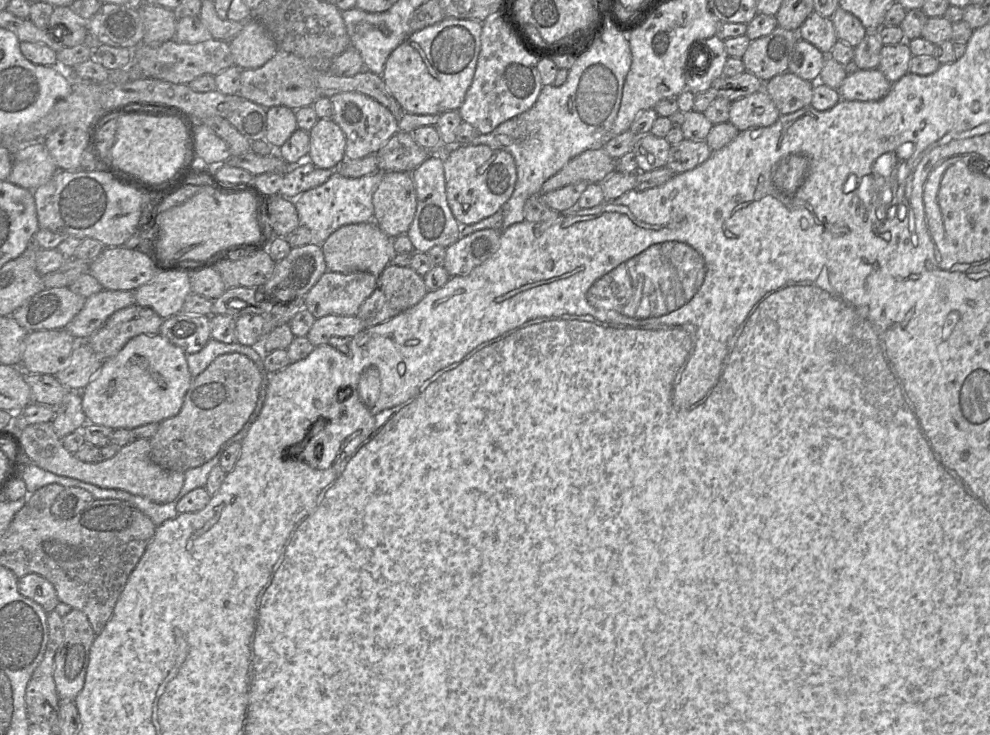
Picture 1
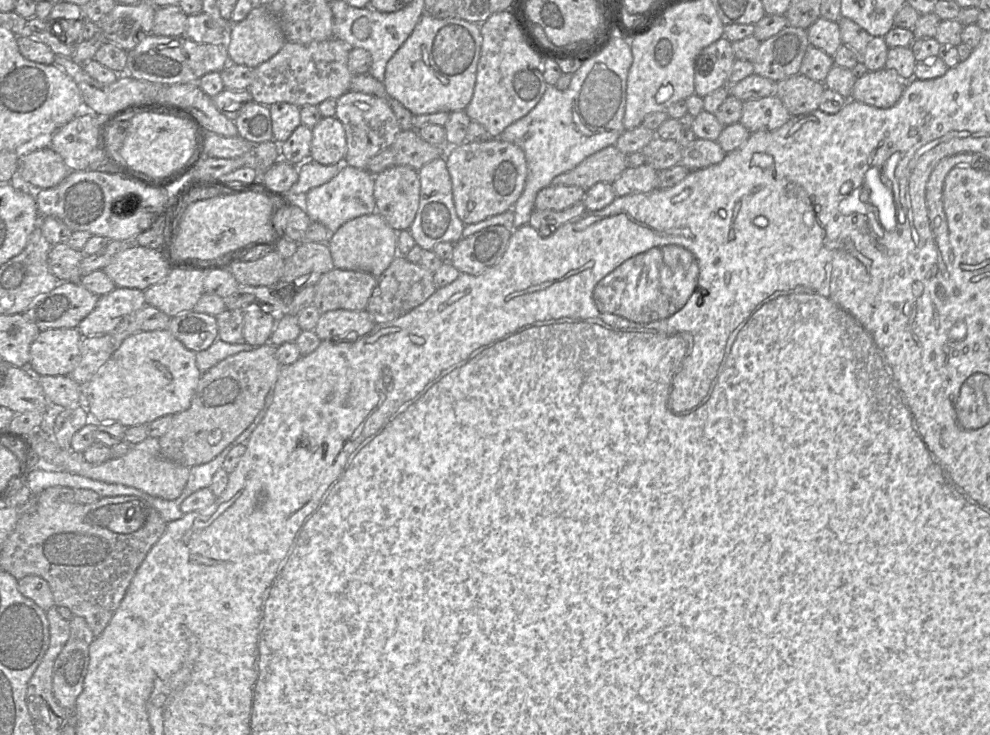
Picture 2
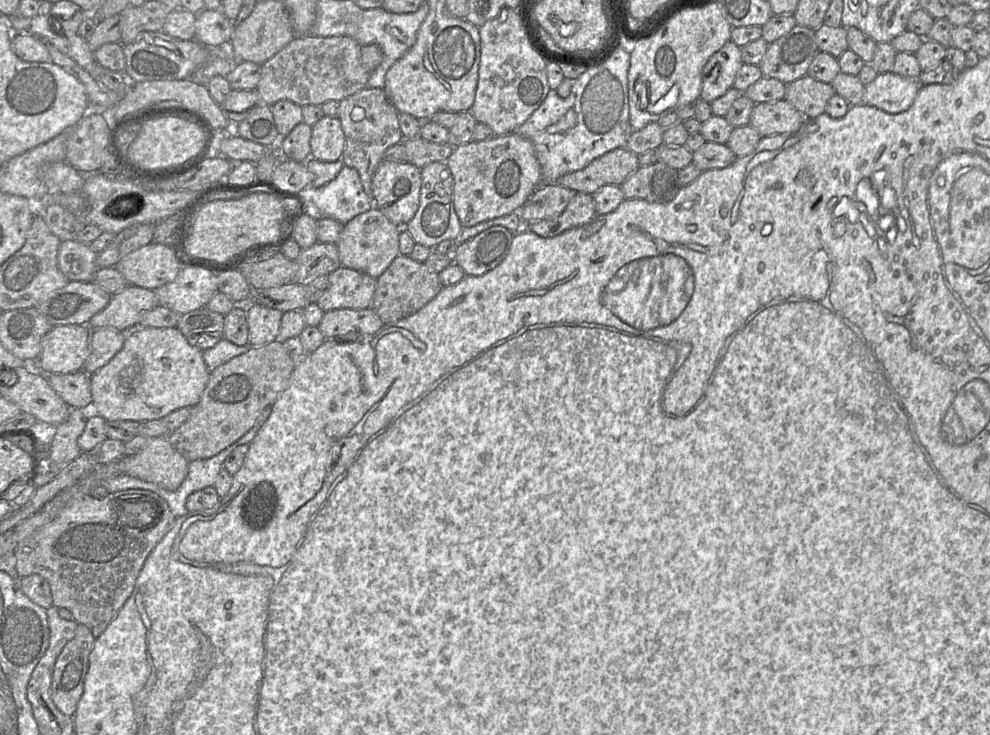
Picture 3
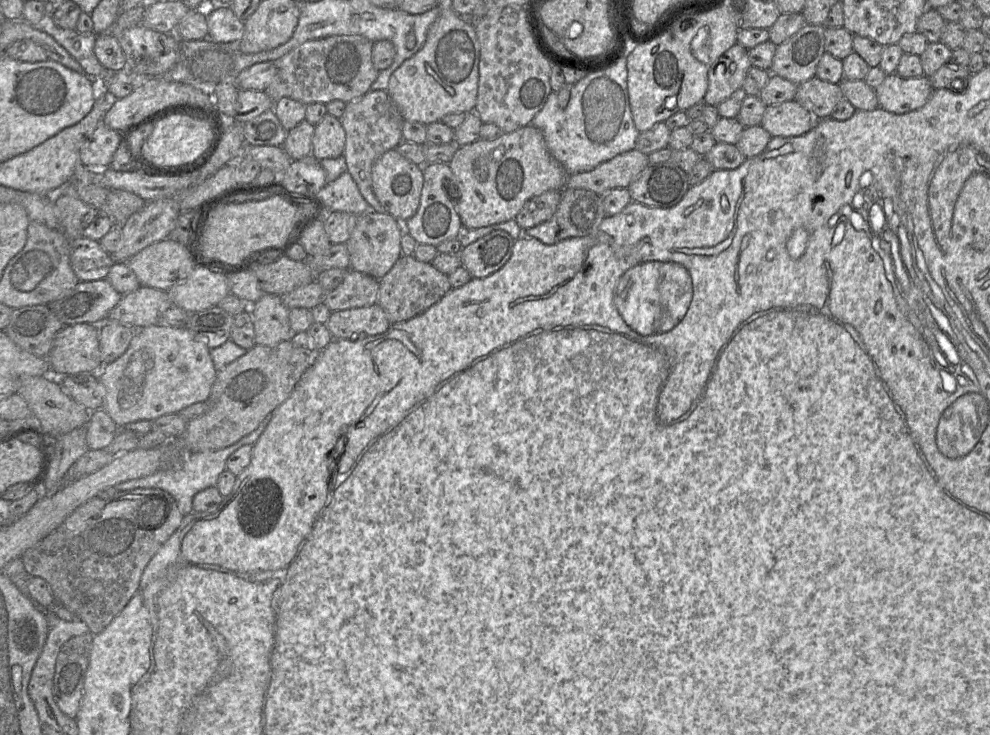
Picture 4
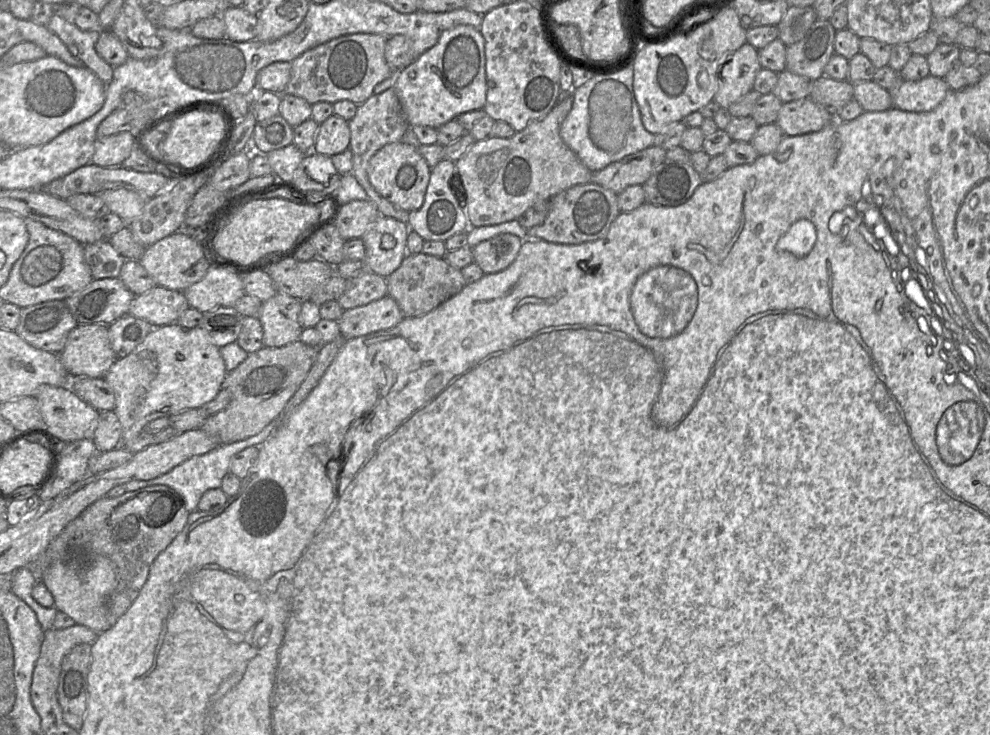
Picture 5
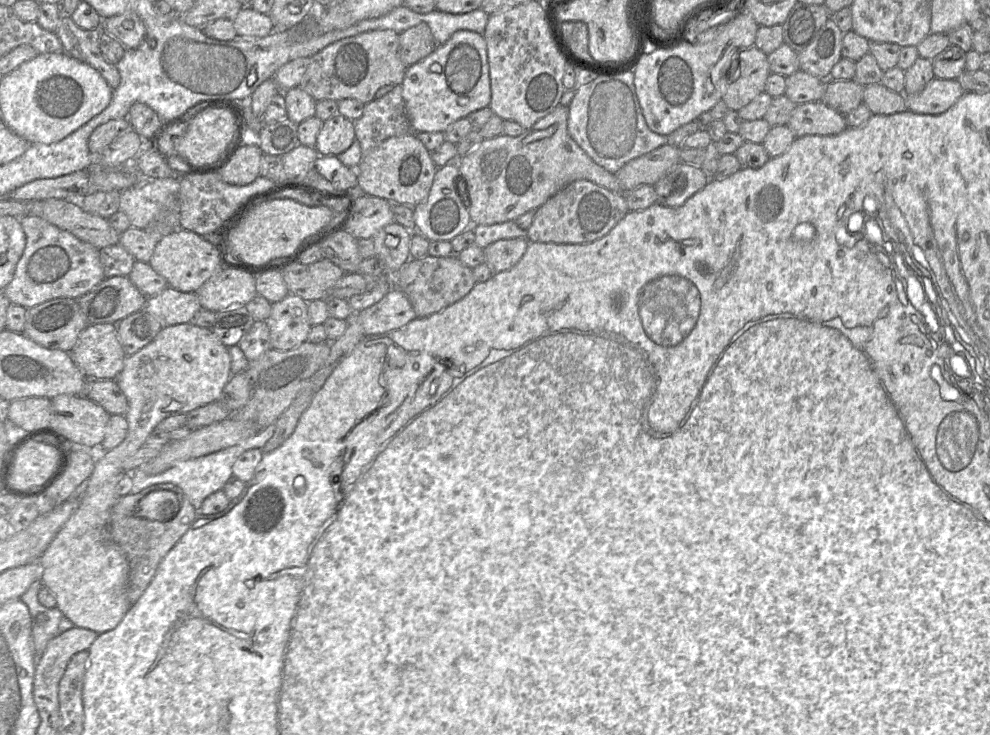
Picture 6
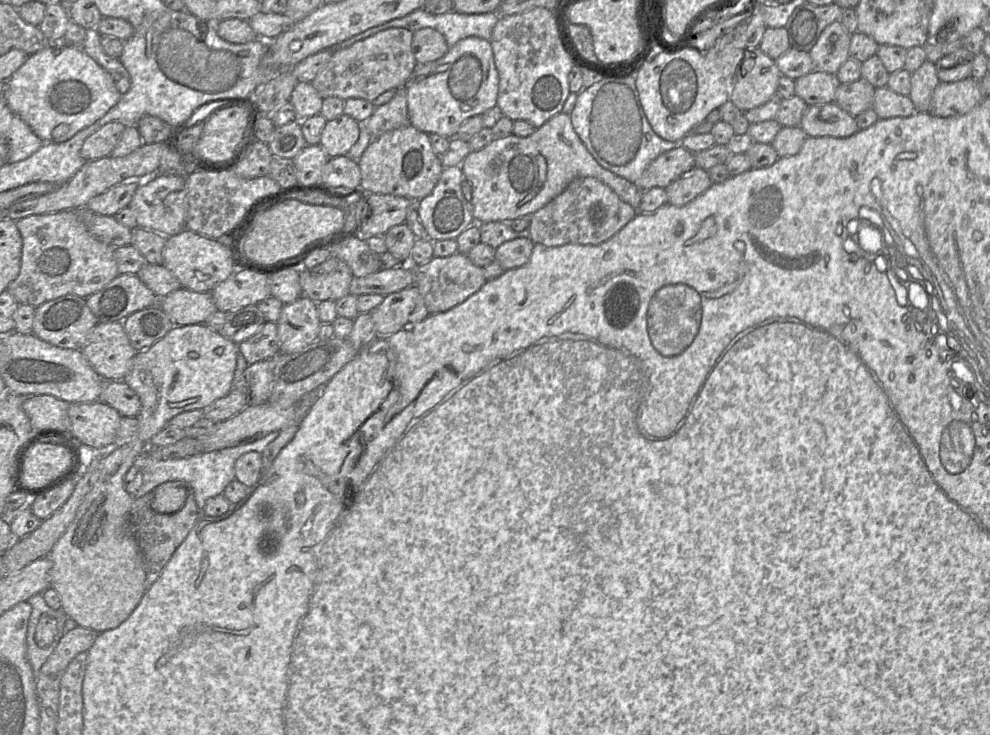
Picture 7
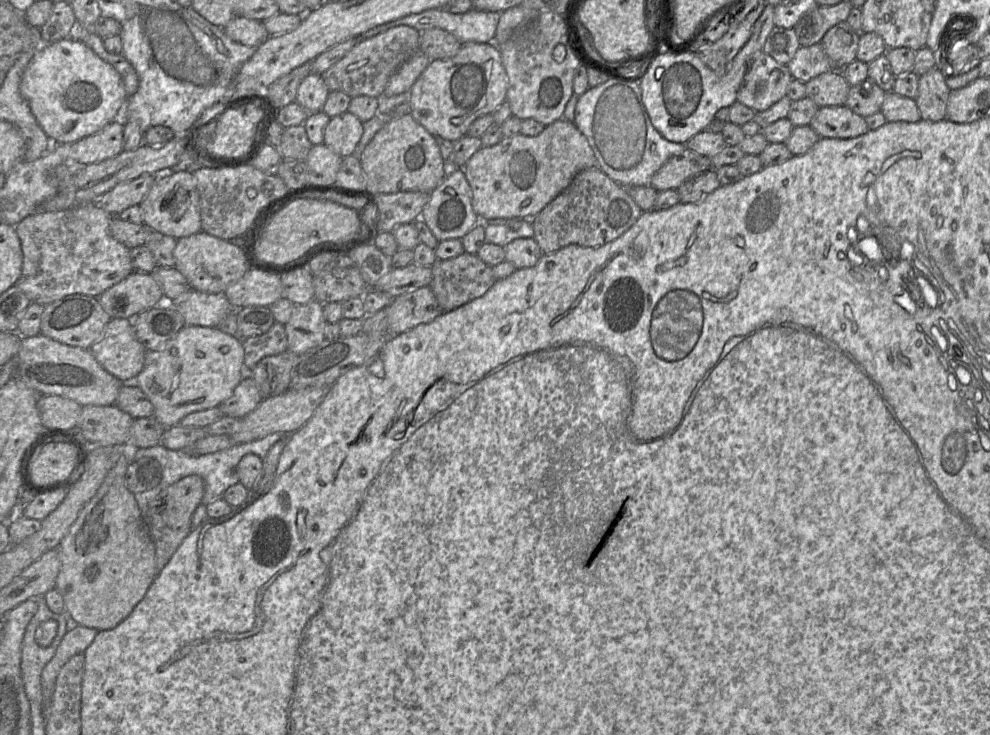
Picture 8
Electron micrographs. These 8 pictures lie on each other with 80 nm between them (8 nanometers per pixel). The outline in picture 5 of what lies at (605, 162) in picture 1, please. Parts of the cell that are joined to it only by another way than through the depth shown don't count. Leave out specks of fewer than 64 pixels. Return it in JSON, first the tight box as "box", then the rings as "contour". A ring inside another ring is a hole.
{"box":[591,146,666,194],"contour":[[[651,146],[593,172],[591,183],[618,194],[629,186],[645,183],[665,161],[666,150]]]}

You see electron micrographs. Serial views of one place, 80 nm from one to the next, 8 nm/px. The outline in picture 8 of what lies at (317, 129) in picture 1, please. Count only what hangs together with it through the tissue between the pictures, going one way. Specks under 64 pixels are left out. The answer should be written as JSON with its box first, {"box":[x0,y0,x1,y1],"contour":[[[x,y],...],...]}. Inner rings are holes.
{"box":[324,111,363,157],"contour":[[[346,111],[331,117],[324,129],[324,144],[341,157],[357,154],[363,122]]]}

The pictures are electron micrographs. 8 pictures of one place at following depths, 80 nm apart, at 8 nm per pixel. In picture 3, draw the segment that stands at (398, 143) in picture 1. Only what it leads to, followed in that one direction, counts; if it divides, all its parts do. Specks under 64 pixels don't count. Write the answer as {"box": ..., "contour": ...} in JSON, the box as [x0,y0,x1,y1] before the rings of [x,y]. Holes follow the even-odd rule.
{"box":[402,139,454,168],"contour":[[[403,139],[402,142],[408,162],[418,168],[432,162],[445,162],[454,150],[454,146],[449,143],[433,143],[422,139]]]}

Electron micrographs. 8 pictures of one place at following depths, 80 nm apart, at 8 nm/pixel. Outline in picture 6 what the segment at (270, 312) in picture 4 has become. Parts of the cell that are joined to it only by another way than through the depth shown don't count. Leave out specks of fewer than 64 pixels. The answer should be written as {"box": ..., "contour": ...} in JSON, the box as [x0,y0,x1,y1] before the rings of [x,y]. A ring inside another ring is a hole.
{"box":[265,293,312,351],"contour":[[[290,293],[272,303],[270,316],[265,321],[270,330],[272,348],[280,351],[293,349],[307,341],[312,327],[307,301]]]}

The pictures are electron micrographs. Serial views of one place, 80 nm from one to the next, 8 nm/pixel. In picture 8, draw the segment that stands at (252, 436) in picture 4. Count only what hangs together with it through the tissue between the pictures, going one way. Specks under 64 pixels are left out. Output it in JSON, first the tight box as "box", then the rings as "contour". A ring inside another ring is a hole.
{"box":[129,432,286,529],"contour":[[[274,432],[261,439],[254,440],[248,443],[235,444],[234,446],[214,453],[207,453],[199,456],[189,455],[182,450],[171,450],[161,444],[153,447],[138,448],[129,451],[130,461],[138,461],[143,457],[151,457],[159,461],[162,467],[162,477],[160,483],[151,490],[138,492],[134,494],[135,500],[143,514],[149,508],[149,504],[154,500],[163,490],[170,485],[181,480],[189,475],[199,475],[205,485],[202,503],[196,508],[191,519],[191,529],[198,527],[207,518],[206,505],[222,498],[224,492],[232,485],[239,482],[238,464],[242,457],[246,454],[256,454],[263,459],[268,450],[279,440],[286,437],[286,434],[281,432]]]}

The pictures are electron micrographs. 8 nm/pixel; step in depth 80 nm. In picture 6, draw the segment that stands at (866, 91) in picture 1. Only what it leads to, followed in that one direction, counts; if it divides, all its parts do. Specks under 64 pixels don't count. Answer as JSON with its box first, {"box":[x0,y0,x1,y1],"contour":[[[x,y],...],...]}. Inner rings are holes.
{"box":[906,78,965,115],"contour":[[[934,78],[916,94],[906,94],[907,110],[919,114],[939,115],[950,109],[965,93],[954,80]]]}

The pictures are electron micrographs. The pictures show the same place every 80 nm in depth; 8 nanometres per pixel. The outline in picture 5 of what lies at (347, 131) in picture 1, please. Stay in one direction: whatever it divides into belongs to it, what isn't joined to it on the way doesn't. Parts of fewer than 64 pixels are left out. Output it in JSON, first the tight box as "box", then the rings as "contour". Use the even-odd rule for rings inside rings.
{"box":[348,88,411,223],"contour":[[[394,88],[380,94],[372,94],[366,101],[359,104],[355,116],[348,121],[351,138],[349,149],[352,153],[352,175],[364,189],[380,215],[391,217],[407,223],[409,212],[395,207],[388,200],[380,196],[372,187],[368,179],[368,164],[371,157],[383,146],[401,141],[404,133],[411,128]]]}

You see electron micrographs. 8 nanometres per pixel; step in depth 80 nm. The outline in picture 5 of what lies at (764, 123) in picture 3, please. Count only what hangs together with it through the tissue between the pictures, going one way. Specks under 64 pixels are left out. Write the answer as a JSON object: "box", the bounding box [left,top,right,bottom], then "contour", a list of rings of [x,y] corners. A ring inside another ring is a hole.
{"box":[774,98,833,136],"contour":[[[805,98],[783,103],[774,123],[785,135],[796,136],[820,131],[833,120],[828,111]]]}

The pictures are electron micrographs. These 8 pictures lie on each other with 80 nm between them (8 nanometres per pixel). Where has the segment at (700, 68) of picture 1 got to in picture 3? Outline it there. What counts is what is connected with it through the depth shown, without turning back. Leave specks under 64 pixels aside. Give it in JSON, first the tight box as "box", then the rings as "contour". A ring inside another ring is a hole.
{"box":[700,40,743,103],"contour":[[[731,40],[713,54],[702,69],[702,91],[700,98],[711,103],[731,87],[743,64],[740,47]]]}

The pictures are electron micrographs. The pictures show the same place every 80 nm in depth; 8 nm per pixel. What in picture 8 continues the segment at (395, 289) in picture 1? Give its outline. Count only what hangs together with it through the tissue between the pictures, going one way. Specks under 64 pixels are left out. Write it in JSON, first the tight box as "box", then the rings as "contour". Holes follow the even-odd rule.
{"box":[428,251,496,313],"contour":[[[465,251],[454,258],[437,259],[431,266],[431,270],[432,280],[428,286],[433,291],[443,313],[483,296],[496,282],[492,267],[484,263],[477,255]]]}

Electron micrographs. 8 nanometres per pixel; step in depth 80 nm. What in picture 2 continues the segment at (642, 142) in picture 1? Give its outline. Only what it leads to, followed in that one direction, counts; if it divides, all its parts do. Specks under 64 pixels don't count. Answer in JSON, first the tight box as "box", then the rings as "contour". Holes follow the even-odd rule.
{"box":[640,137,681,171],"contour":[[[654,137],[640,152],[645,157],[645,164],[656,171],[662,171],[679,165],[681,146],[674,140]]]}

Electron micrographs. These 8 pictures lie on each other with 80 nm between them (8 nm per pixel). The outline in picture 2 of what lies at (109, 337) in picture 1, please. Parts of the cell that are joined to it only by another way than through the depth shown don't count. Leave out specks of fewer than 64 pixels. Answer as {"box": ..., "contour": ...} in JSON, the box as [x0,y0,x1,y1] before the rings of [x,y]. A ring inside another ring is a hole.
{"box":[109,305,171,348],"contour":[[[146,305],[124,317],[109,335],[112,337],[117,348],[124,339],[135,333],[168,330],[170,321],[171,317],[164,312],[153,306]]]}

